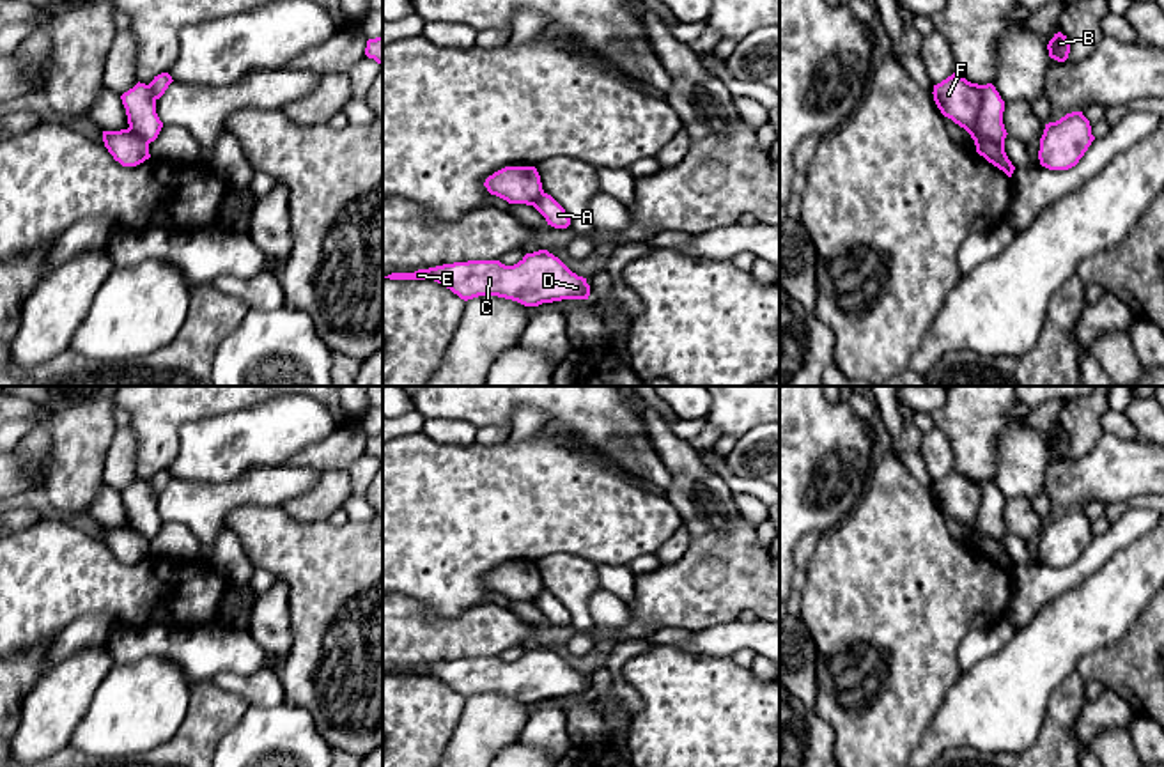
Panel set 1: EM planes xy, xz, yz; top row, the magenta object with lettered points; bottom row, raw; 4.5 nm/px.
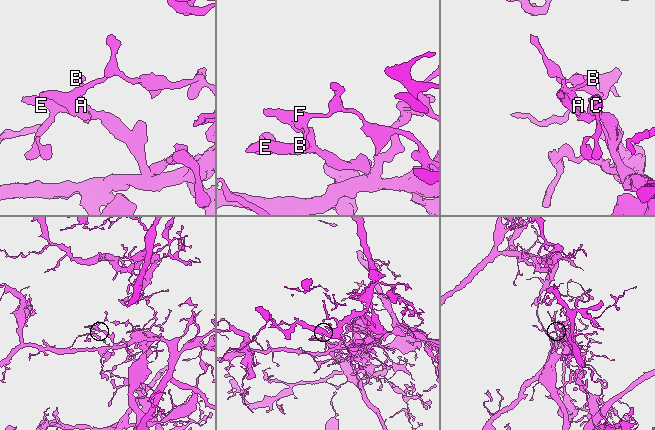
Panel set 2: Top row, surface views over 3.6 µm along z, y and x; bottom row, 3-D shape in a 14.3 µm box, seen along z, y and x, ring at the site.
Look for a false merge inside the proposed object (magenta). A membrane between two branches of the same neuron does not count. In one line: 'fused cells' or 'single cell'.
fused cells

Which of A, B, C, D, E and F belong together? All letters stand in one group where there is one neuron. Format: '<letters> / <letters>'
A C D E / B F

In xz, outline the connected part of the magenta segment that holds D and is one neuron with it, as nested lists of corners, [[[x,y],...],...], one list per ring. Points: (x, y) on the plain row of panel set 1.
[[[547,647],[526,650],[517,661],[500,657],[468,657],[443,661],[415,670],[392,670],[390,677],[434,677],[461,696],[498,693],[524,703],[539,703],[562,696],[588,696],[586,675],[572,670]]]

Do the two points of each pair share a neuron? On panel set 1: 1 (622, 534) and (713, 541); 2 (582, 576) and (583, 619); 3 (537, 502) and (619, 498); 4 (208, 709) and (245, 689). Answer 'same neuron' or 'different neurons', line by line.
1: different neurons
2: same neuron
3: same neuron
4: different neurons

